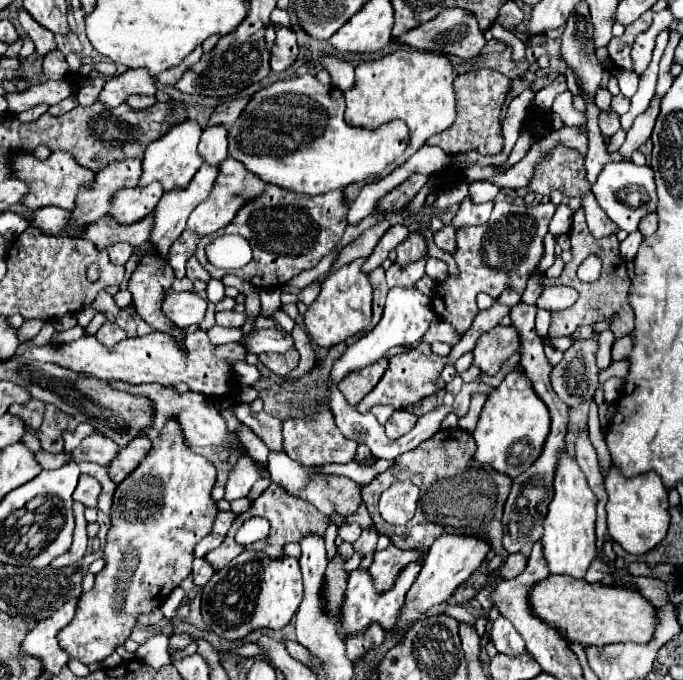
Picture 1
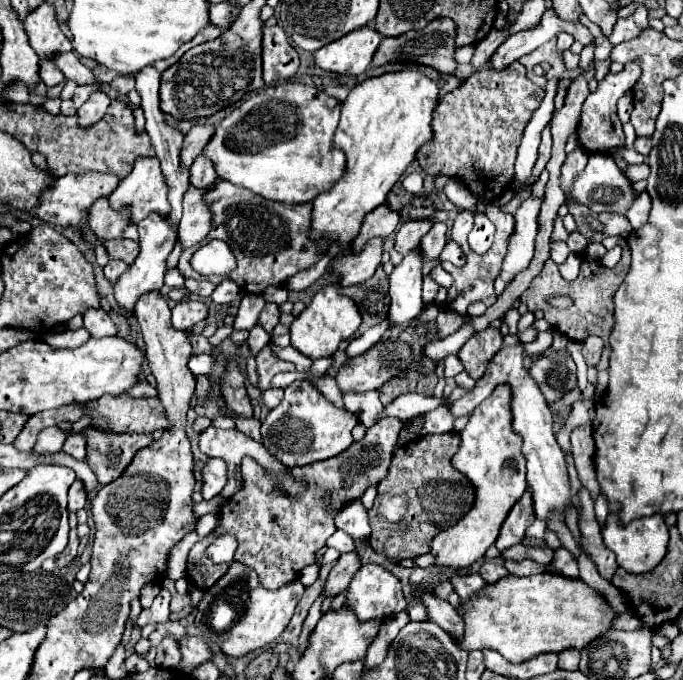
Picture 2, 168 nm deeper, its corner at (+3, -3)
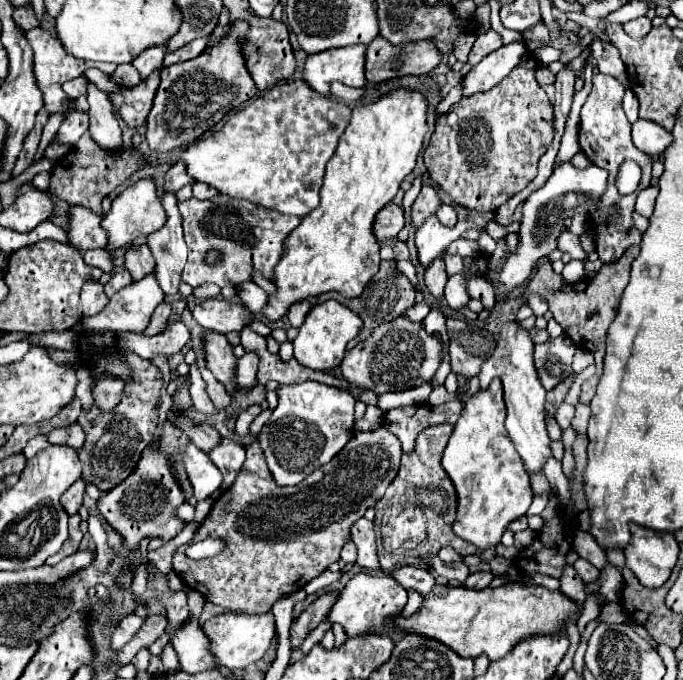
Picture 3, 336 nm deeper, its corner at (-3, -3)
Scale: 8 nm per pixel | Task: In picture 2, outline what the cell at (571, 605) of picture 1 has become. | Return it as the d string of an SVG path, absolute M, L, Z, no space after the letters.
M537 574L537 576L503 576L499 582L485 586L473 598L461 600L461 608L457 610L465 622L465 634L459 640L459 646L467 652L471 650L497 650L505 660L519 664L543 652L563 652L567 648L583 650L597 634L603 634L611 628L611 618L615 616L607 602L583 584L579 578L565 578L561 574Z

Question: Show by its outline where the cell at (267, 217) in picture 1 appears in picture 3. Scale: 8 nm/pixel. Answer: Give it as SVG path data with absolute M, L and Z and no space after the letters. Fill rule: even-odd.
M219 194L211 200L197 200L191 198L187 202L179 202L183 214L183 232L185 242L189 246L189 258L183 270L183 282L191 284L193 288L201 284L217 284L217 286L233 286L247 282L253 278L255 272L261 272L267 280L273 280L275 266L283 256L283 242L285 238L301 224L301 218L279 214L277 210L263 210L247 200L227 198ZM209 248L217 248L223 252L223 262L215 268L203 262L205 252Z

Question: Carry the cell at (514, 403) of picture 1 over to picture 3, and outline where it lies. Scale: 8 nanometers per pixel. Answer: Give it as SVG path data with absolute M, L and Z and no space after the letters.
M495 378L487 390L479 390L465 402L465 410L455 424L455 432L451 434L441 460L459 494L453 532L475 544L479 550L497 546L507 530L507 524L523 516L533 500L529 476L505 430L505 416L503 384Z

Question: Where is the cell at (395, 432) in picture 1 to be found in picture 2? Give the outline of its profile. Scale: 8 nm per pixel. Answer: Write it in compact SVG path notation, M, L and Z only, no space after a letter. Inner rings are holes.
M383 418L375 426L367 428L365 436L359 442L353 442L349 450L337 454L335 458L327 458L323 462L313 462L307 466L291 468L289 472L297 482L307 484L295 498L289 496L277 476L269 474L263 466L259 466L251 458L241 460L241 476L243 486L229 498L233 510L225 510L225 502L217 514L217 528L201 538L187 556L187 582L201 590L211 588L223 574L227 574L229 564L213 564L205 556L205 548L215 540L215 536L223 532L231 532L239 548L235 552L235 562L249 566L257 572L259 582L267 590L277 590L289 582L293 582L293 572L301 572L305 566L315 564L315 554L319 548L325 546L327 538L337 530L333 516L341 510L347 502L353 502L365 494L369 486L377 486L389 470L389 462L393 450L397 446L397 438L401 432L399 418ZM359 468L363 472L359 472Z

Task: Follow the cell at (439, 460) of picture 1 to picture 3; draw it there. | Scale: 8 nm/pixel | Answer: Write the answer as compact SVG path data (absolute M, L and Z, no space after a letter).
M437 424L423 430L417 438L415 450L401 456L397 478L375 504L375 532L377 540L383 542L383 548L379 548L383 572L393 572L399 566L421 566L421 556L437 556L443 546L453 546L457 552L465 548L465 542L451 532L457 514L457 492L441 466L441 454L451 432L451 424Z

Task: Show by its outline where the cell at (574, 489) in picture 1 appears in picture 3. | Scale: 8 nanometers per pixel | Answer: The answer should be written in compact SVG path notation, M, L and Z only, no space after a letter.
M517 322L503 324L497 334L497 348L493 356L481 366L479 382L481 390L485 390L493 378L500 378L503 384L504 400L507 409L505 427L529 476L543 472L545 462L553 456L551 438L547 432L547 414L545 414L545 388L541 386L535 366L533 366L533 340L529 332L521 330Z

